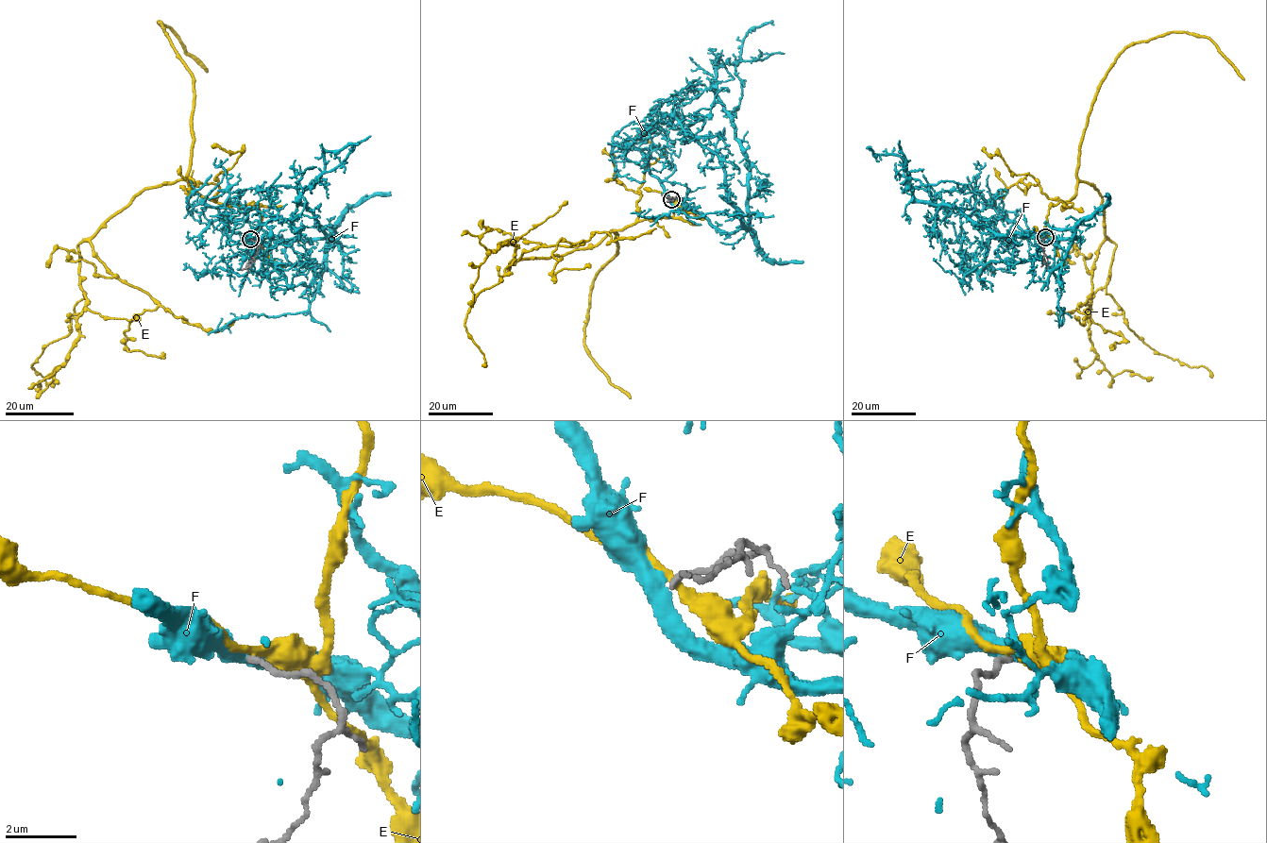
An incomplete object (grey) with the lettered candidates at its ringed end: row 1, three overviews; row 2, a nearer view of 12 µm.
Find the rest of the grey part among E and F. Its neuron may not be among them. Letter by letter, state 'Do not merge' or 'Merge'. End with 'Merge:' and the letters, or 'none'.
E: Do not merge
F: Merge
Merge: F

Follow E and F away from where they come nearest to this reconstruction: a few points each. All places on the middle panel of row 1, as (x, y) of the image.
E: (671, 199), (682, 201), (670, 217), (508, 270), (513, 260), (466, 315), (484, 366)
F: (670, 199), (725, 231), (748, 225), (749, 163), (716, 92), (716, 73), (740, 60), (751, 30), (773, 25)

